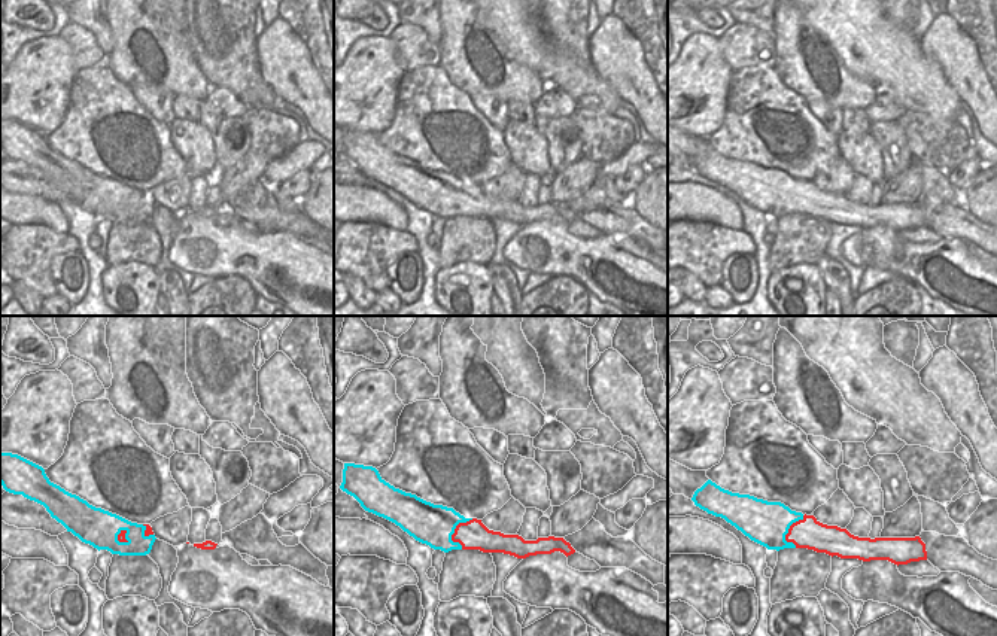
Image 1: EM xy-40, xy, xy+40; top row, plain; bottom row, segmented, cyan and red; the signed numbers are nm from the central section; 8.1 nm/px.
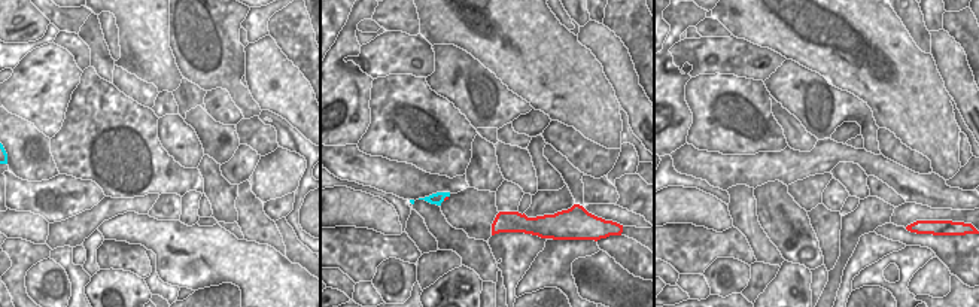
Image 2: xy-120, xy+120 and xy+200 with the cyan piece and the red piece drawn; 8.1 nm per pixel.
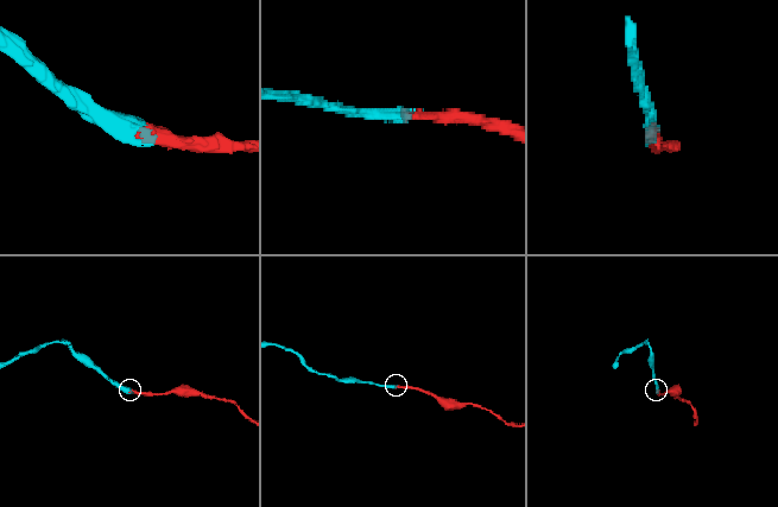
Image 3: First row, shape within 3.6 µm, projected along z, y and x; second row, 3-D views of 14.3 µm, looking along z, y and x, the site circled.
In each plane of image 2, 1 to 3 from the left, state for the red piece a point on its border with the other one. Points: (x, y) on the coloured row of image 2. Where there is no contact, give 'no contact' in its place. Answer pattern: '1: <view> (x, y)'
1: no contact
2: xy+120 (444, 197)
3: no contact

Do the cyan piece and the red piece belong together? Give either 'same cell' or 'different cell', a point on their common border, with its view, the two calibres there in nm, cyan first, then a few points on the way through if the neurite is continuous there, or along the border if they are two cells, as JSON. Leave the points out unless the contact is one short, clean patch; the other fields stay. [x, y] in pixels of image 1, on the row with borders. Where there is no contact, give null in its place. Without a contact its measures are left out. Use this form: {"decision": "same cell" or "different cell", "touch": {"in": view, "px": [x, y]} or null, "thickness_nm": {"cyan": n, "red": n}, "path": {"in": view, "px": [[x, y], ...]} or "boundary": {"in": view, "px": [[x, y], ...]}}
{"decision": "same cell", "touch": {"in": "xy", "px": [453, 530]}, "thickness_nm": {"cyan": 340, "red": 240}, "path": {"in": "xy", "px": [[432, 525], [453, 530], [473, 535]]}}

